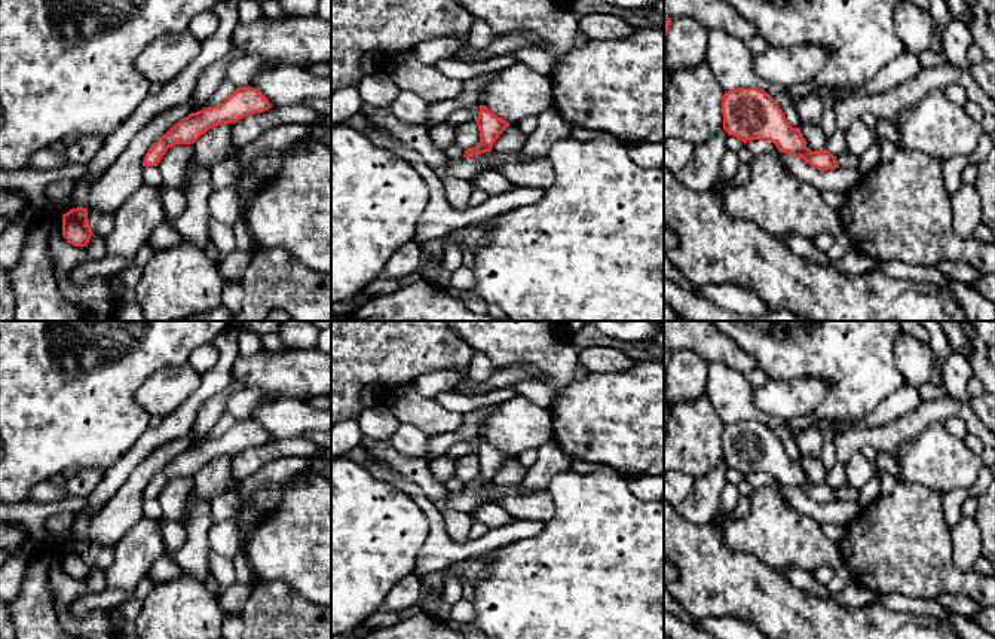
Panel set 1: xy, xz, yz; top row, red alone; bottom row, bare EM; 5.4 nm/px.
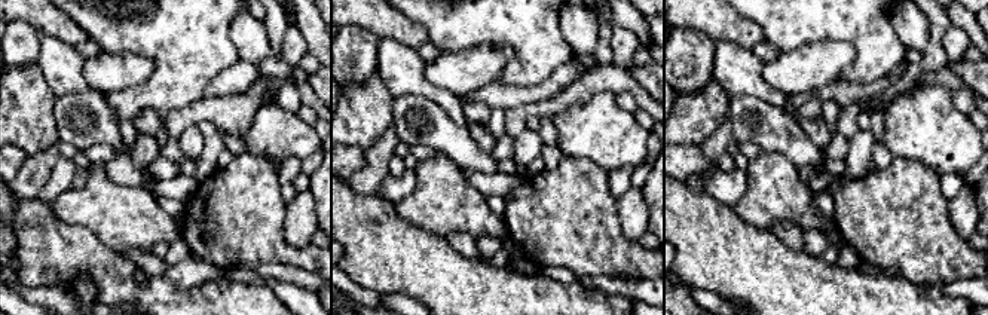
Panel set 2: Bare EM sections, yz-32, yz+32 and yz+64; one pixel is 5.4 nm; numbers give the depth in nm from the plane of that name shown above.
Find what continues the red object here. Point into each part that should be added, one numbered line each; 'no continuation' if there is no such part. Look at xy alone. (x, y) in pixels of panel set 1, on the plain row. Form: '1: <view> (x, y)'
1: xy (226, 421)

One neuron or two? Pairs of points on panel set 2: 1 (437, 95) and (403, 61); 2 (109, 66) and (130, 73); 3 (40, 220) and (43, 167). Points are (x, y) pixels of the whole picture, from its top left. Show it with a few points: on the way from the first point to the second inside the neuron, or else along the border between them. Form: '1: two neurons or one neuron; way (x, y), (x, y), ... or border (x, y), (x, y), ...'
1: one neuron; way (428, 89), (409, 70)
2: one neuron; way (113, 70), (125, 72)
3: two neurons; border (36, 198), (15, 202)

